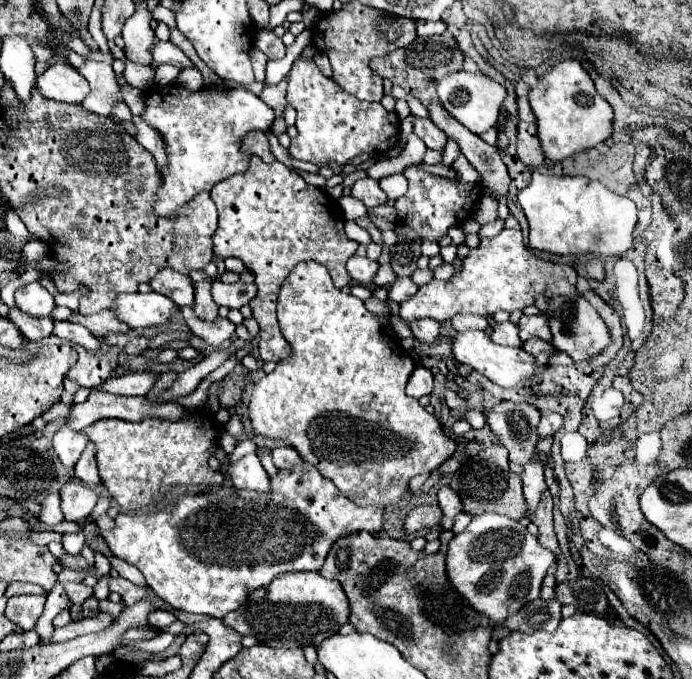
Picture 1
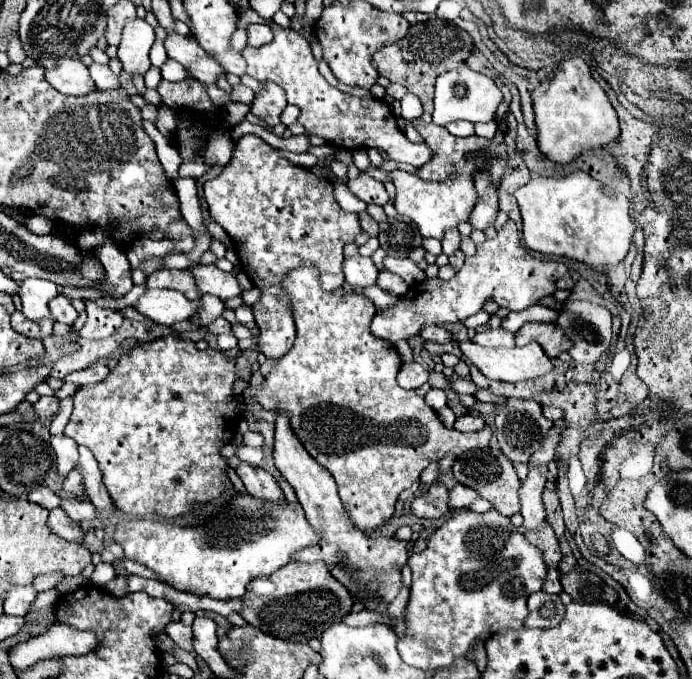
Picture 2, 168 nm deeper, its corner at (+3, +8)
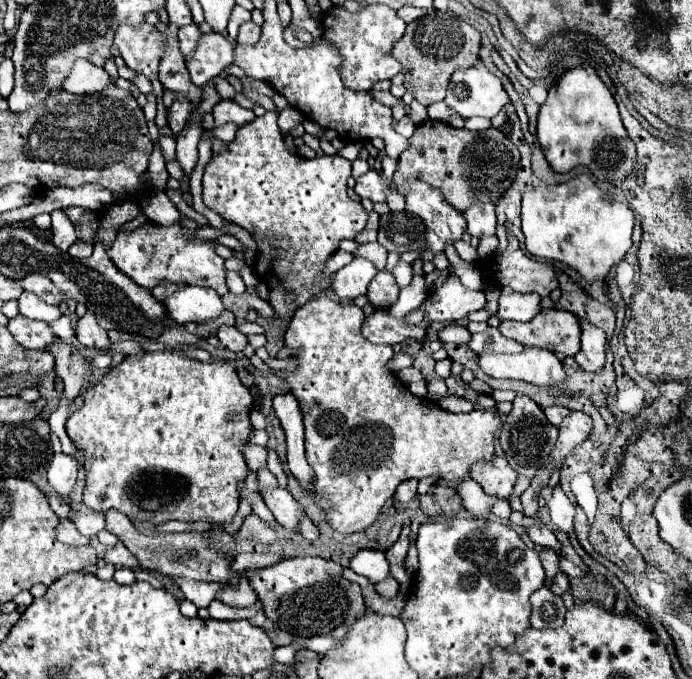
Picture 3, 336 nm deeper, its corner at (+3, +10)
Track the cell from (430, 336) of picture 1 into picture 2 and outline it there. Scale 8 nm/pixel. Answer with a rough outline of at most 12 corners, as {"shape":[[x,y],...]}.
{"shape":[[438,325],[424,327],[424,341],[448,343],[452,335]]}

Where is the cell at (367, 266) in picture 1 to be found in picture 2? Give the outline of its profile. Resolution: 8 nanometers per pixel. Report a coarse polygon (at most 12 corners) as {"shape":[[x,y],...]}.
{"shape":[[370,257],[344,259],[350,287],[364,289],[376,283],[378,269]]}

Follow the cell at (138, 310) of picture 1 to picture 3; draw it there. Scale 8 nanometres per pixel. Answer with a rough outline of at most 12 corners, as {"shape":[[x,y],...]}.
{"shape":[[186,285],[164,301],[176,323],[202,323],[226,307],[214,289]]}

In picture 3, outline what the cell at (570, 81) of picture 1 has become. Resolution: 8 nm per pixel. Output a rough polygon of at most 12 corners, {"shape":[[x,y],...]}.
{"shape":[[570,69],[538,113],[554,173],[618,183],[636,145],[594,69]]}

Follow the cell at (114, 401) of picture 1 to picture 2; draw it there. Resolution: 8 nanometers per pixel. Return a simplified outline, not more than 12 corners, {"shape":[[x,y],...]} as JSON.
{"shape":[[40,397],[34,403],[38,417],[54,417],[60,411],[58,397]]}

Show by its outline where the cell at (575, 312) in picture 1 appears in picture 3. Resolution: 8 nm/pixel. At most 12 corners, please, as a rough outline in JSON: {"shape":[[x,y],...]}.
{"shape":[[582,321],[582,347],[574,355],[584,371],[606,363],[602,329]]}

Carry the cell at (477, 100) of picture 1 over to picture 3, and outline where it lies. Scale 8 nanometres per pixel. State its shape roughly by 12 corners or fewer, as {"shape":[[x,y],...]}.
{"shape":[[486,67],[456,71],[444,101],[464,119],[510,103]]}

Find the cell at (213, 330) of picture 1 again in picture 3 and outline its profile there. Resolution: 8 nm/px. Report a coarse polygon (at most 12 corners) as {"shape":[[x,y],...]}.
{"shape":[[236,327],[218,329],[218,339],[226,349],[242,353],[246,335]]}

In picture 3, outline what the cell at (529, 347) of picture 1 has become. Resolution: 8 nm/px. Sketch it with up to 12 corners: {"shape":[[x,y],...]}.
{"shape":[[542,309],[532,321],[502,321],[500,333],[558,357],[580,349],[580,319]]}

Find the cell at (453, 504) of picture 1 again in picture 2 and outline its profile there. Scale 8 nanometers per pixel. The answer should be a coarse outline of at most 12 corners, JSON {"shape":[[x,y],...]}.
{"shape":[[464,485],[450,489],[448,507],[466,509],[476,491]]}

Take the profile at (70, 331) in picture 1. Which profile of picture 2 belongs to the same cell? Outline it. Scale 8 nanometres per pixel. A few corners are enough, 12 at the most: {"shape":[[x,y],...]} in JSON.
{"shape":[[58,295],[50,301],[54,321],[74,325],[78,311],[70,299]]}

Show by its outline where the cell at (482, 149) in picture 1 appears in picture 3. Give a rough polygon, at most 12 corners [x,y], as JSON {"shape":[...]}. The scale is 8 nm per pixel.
{"shape":[[490,203],[472,205],[464,213],[468,233],[496,233],[496,211]]}

